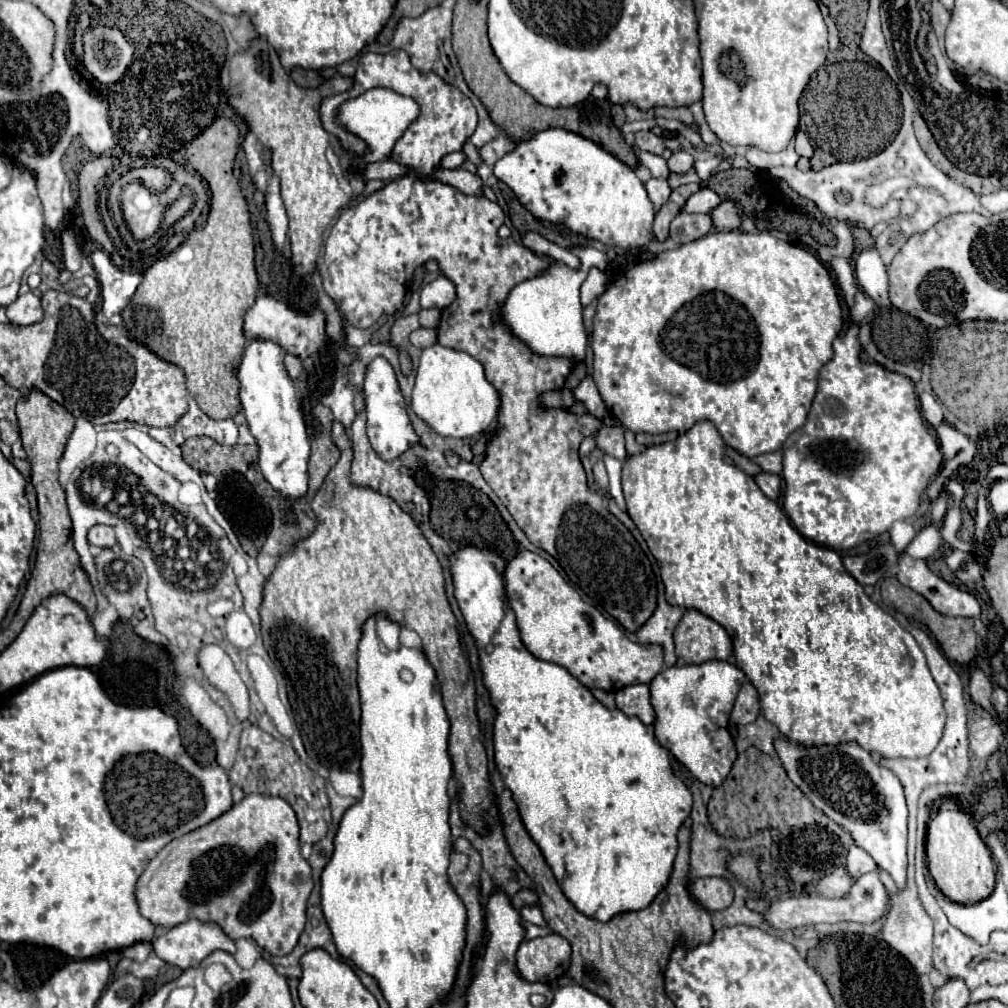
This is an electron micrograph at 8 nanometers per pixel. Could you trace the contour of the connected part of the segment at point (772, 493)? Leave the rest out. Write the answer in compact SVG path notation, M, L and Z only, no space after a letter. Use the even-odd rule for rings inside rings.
M761 473L755 477L755 483L759 485L759 489L773 501L779 501L779 489L781 489L781 481L777 475L773 473Z

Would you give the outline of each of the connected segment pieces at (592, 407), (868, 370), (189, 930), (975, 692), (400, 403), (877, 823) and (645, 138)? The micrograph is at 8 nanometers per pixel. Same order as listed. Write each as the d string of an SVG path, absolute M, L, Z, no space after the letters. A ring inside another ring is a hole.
M585 377L579 383L579 387L573 389L573 397L575 397L577 403L585 405L585 409L587 409L589 415L593 415L599 421L605 419L607 407L605 407L605 403L603 403L603 399L601 399L601 395L599 395L599 391L597 391L597 387L595 387L595 383L593 383L591 377Z
M853 323L845 335L839 335L835 341L833 341L833 359L821 367L819 371L819 383L817 383L817 395L813 399L813 405L811 405L811 411L809 411L809 417L807 417L807 423L797 429L793 435L789 435L789 439L783 443L783 479L785 479L785 497L783 497L783 509L785 513L789 515L789 519L793 521L795 529L805 537L809 539L811 543L817 543L817 545L823 545L827 549L833 549L833 551L847 551L863 541L869 541L885 531L891 529L891 525L895 521L901 521L901 519L907 519L911 515L915 515L915 511L919 509L919 499L921 499L921 493L925 491L925 487L929 485L931 477L937 475L939 467L941 467L941 451L936 438L927 429L927 425L923 423L923 417L919 413L919 399L917 399L917 393L915 393L915 385L909 377L905 375L899 375L899 373L893 373L893 371L887 371L885 367L881 365L875 365L875 363L863 363L859 359L861 355L861 345L859 345L859 327Z
M199 919L179 923L153 941L155 955L181 969L199 967L199 963L217 949L235 953L235 941L229 939L217 923L203 923Z
M975 669L975 673L979 673L979 675L971 675L971 685L969 685L971 699L975 703L979 703L983 709L987 709L989 713L993 713L993 705L989 701L989 697L991 697L991 681L989 681L989 677L981 675L979 669Z
M375 357L367 365L365 379L363 379L363 397L365 397L365 415L367 415L367 437L371 447L383 461L387 463L395 461L411 445L417 445L421 441L407 415L407 405L401 395L401 387L397 383L395 371L385 357Z
M777 739L775 749L789 779L837 825L845 827L859 847L885 869L897 889L907 887L907 805L899 779L883 769L857 743L837 747L801 747L787 739ZM833 801L833 805L831 805Z
M639 131L639 133L635 133L635 145L637 145L641 151L653 153L653 155L661 155L661 153L665 151L665 141L663 141L663 137L653 135L651 131Z

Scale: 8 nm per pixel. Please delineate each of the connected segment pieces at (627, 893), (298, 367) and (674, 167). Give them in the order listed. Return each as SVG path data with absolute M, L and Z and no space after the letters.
M463 547L459 553L453 553L449 559L451 559L451 571L453 571L455 599L459 603L459 609L463 613L463 617L465 617L465 623L467 623L471 635L477 641L481 669L483 669L483 683L491 693L493 707L497 709L495 737L493 737L495 765L497 765L497 769L499 769L499 773L503 777L505 787L509 787L511 793L513 793L513 801L519 807L521 819L523 819L529 835L533 837L533 841L543 851L543 855L545 855L557 883L561 885L561 889L565 893L565 897L583 915L587 915L591 919L597 919L597 921L609 921L617 913L645 909L657 897L657 893L669 883L669 877L671 877L671 871L673 871L673 861L675 861L675 855L677 855L677 831L679 831L679 827L683 825L683 821L687 819L687 815L691 811L691 791L687 789L687 785L679 777L675 777L675 773L671 769L671 761L669 761L669 751L657 743L653 725L643 725L637 717L627 717L625 713L621 713L617 709L611 711L611 709L603 707L591 695L591 691L579 679L575 679L565 667L541 661L541 659L533 657L525 649L525 645L523 645L523 641L519 637L519 629L517 629L517 623L515 623L513 609L507 605L507 597L505 597L505 589L503 589L505 561L503 561L501 555L497 555L495 551L477 551L475 547Z
M285 355L283 363L285 363L285 369L287 369L287 373L289 373L291 379L297 379L297 377L301 375L301 371L303 371L301 359L297 359L297 357L293 357L293 355Z
M675 151L667 165L671 173L687 173L693 167L693 157L687 151Z

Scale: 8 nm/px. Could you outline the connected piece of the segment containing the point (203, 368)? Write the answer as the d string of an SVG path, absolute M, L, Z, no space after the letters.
M217 117L201 135L197 135L189 147L187 147L187 163L201 175L207 179L209 183L209 189L213 193L211 197L211 211L209 211L209 219L207 219L207 225L201 229L201 231L193 231L189 235L189 239L185 243L181 243L171 255L155 261L147 271L145 271L145 277L141 281L141 287L137 287L129 307L125 307L125 311L121 313L123 317L123 327L127 329L129 333L129 339L131 341L137 341L137 343L143 343L151 353L155 353L159 359L171 363L171 365L177 365L183 369L185 377L187 377L187 389L189 393L195 397L197 405L201 407L201 411L205 411L209 417L213 419L229 419L233 417L235 413L241 411L241 403L239 403L239 381L237 381L237 367L241 363L241 357L243 357L243 349L245 349L245 337L243 337L243 315L247 313L247 309L255 303L255 297L257 297L257 287L259 287L259 281L257 281L257 271L255 271L255 241L253 241L253 225L251 225L251 219L249 219L249 209L247 209L247 201L245 201L245 195L243 195L243 189L239 187L239 181L233 177L231 173L231 167L233 167L233 161L235 161L235 155L237 155L237 141L239 141L239 129L235 127L235 123L231 119L225 119L225 117Z

